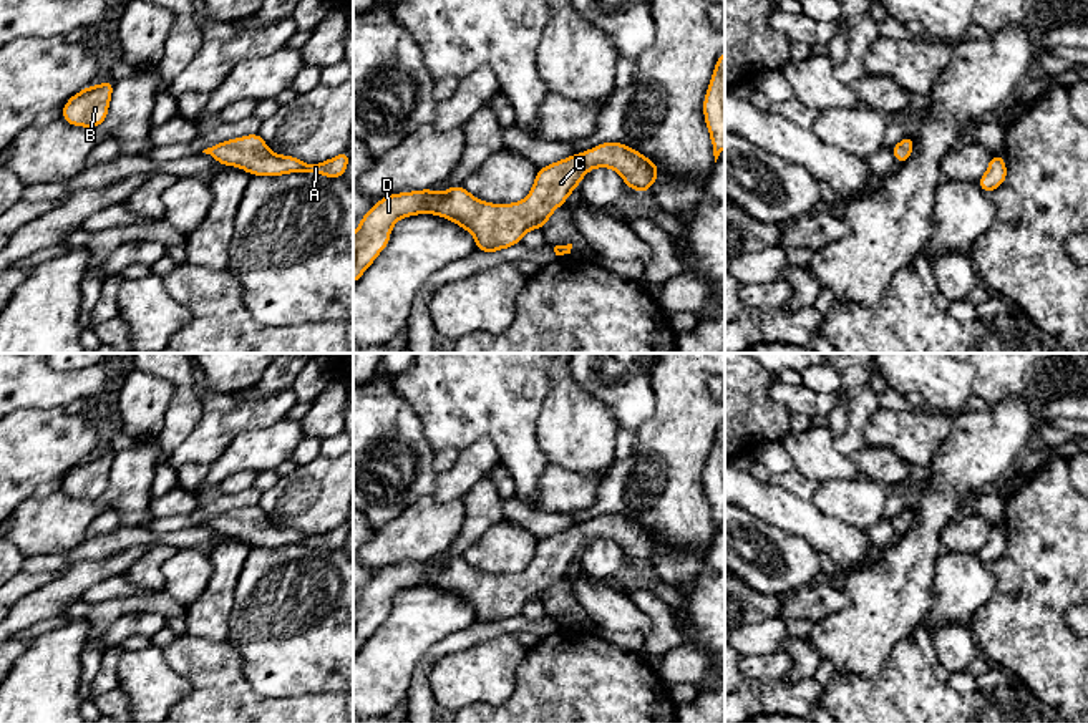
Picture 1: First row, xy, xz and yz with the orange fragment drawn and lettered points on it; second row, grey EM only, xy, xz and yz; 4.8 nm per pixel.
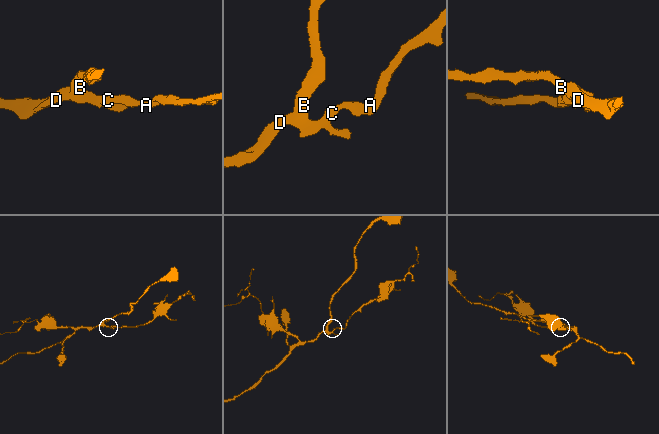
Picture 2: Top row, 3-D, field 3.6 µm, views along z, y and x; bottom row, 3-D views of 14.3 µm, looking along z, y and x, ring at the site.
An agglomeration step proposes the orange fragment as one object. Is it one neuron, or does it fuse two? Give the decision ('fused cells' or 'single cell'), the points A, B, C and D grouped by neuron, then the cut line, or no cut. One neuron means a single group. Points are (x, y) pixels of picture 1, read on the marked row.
single cell; A B C D; no cut

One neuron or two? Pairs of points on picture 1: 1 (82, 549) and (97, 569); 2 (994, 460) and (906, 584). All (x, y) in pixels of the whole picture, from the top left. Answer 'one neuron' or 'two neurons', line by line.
1: two neurons
2: one neuron

